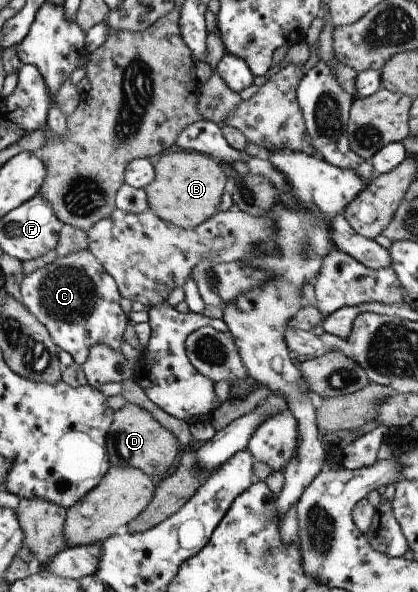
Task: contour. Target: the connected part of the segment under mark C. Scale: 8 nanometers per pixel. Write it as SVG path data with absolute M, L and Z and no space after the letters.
M78 251L58 257L34 272L19 284L22 304L43 324L52 342L82 366L94 345L103 344L121 350L122 334L128 323L120 307L121 294L116 281L89 251Z

